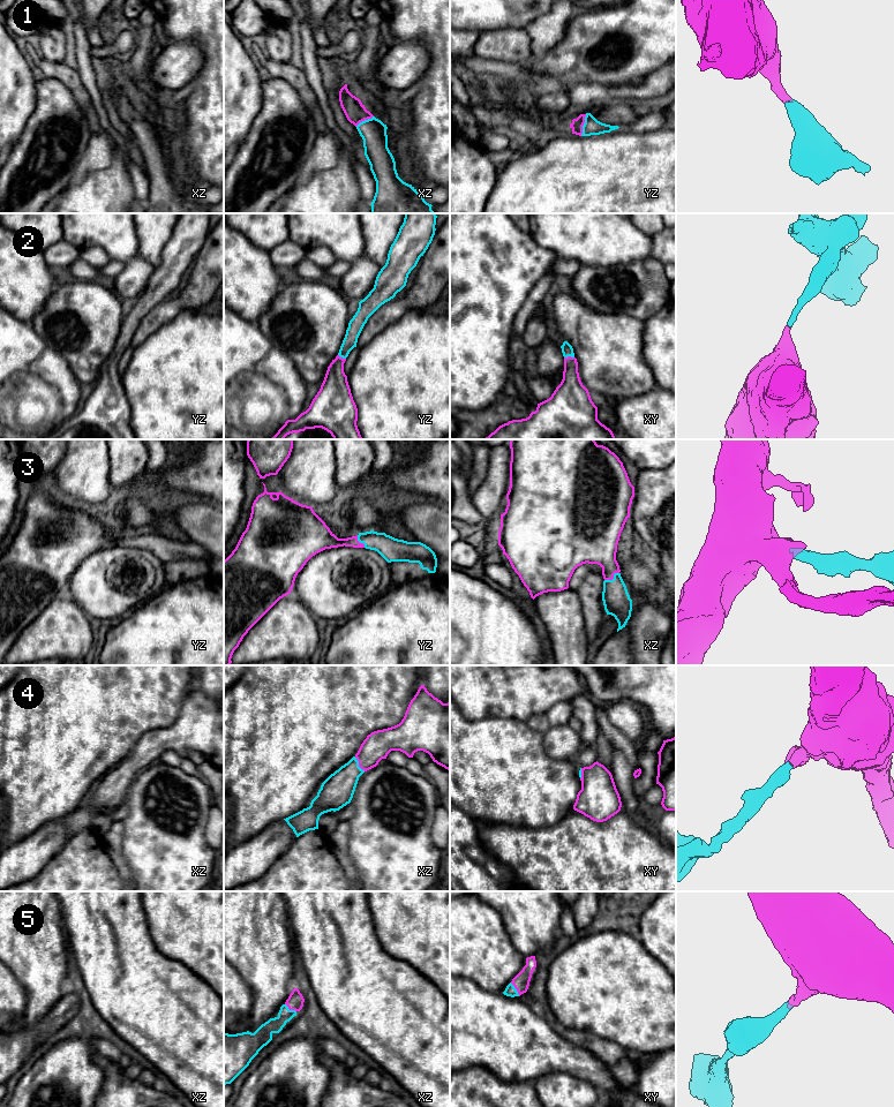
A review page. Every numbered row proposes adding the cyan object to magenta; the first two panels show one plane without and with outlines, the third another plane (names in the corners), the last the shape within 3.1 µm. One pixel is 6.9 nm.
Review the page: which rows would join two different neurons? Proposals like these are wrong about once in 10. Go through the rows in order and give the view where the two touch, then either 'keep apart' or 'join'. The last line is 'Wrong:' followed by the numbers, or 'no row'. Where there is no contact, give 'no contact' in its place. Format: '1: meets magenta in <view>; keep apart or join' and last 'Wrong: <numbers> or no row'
1: meets magenta in yz; join
2: meets magenta in xy; join
3: meets magenta in xz; join
4: meets magenta in xz; join
5: meets magenta in xy; join
Wrong: no row

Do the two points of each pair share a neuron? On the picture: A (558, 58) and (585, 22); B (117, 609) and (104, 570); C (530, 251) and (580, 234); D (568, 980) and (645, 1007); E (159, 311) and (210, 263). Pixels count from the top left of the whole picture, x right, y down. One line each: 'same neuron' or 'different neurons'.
A: same neuron
B: same neuron
C: different neurons
D: same neuron
E: same neuron

